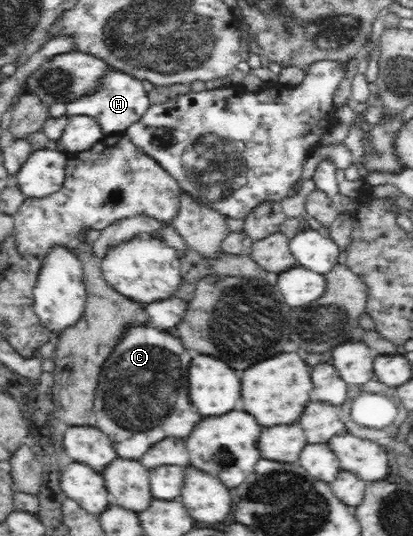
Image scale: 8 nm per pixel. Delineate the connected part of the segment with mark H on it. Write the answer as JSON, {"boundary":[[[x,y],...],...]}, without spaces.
{"boundary":[[[111,71],[98,94],[69,103],[66,106],[66,115],[90,115],[99,122],[106,135],[123,134],[143,119],[150,105],[149,92],[145,91],[140,79],[123,72]]]}

